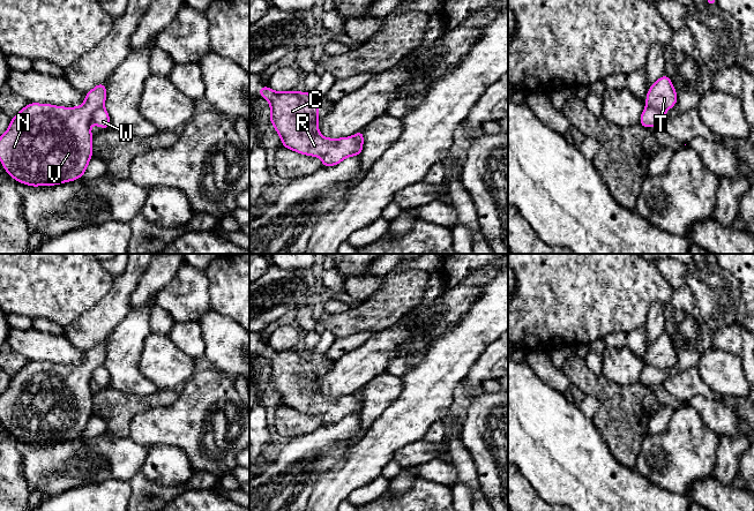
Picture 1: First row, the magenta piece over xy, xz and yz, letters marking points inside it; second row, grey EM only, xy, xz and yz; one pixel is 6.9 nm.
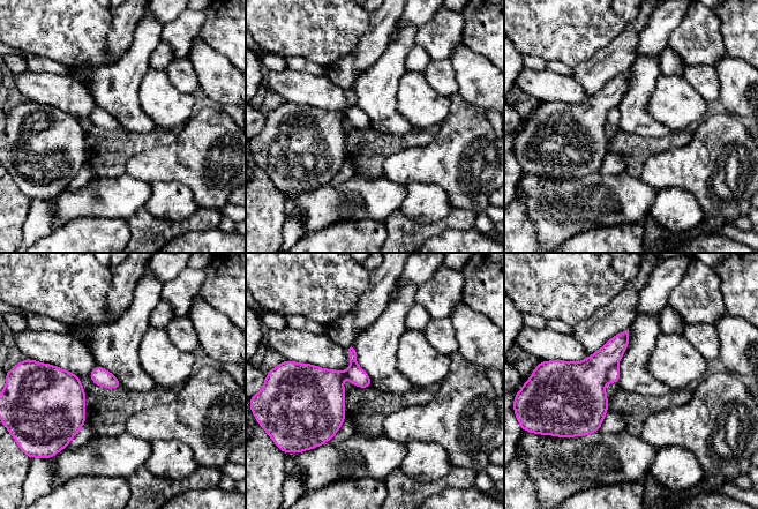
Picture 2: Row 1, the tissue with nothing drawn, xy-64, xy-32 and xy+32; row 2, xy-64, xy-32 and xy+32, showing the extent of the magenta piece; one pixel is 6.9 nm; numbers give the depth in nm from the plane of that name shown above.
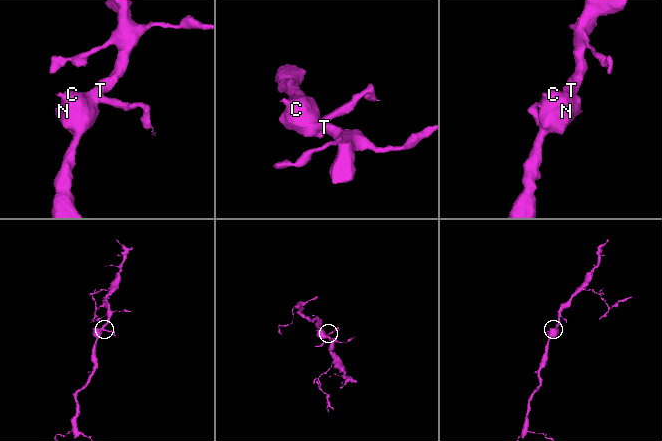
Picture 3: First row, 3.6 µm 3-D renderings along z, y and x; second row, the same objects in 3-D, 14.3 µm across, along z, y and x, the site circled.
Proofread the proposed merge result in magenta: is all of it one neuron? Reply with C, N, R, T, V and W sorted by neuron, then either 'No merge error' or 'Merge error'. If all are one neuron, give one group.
Groups: C N R T V / W. Merge error

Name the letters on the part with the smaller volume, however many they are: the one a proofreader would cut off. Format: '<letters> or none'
W

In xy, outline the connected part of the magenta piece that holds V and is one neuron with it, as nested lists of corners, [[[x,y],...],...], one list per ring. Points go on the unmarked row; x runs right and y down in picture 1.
[[[102,340],[85,351],[85,360],[80,366],[29,361],[10,378],[7,390],[0,396],[0,420],[7,433],[32,445],[82,436],[92,416],[92,373],[104,365],[105,359],[106,344]]]

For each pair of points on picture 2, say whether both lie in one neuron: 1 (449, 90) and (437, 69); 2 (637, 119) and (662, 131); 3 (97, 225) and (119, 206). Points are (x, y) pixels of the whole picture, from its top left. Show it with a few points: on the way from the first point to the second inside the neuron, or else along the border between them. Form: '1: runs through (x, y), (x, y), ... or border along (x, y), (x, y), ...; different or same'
1: runs through (447, 85), (440, 74); same
2: runs through (643, 124), (657, 129); same
3: border along (77, 218), (114, 217), (126, 221); different

